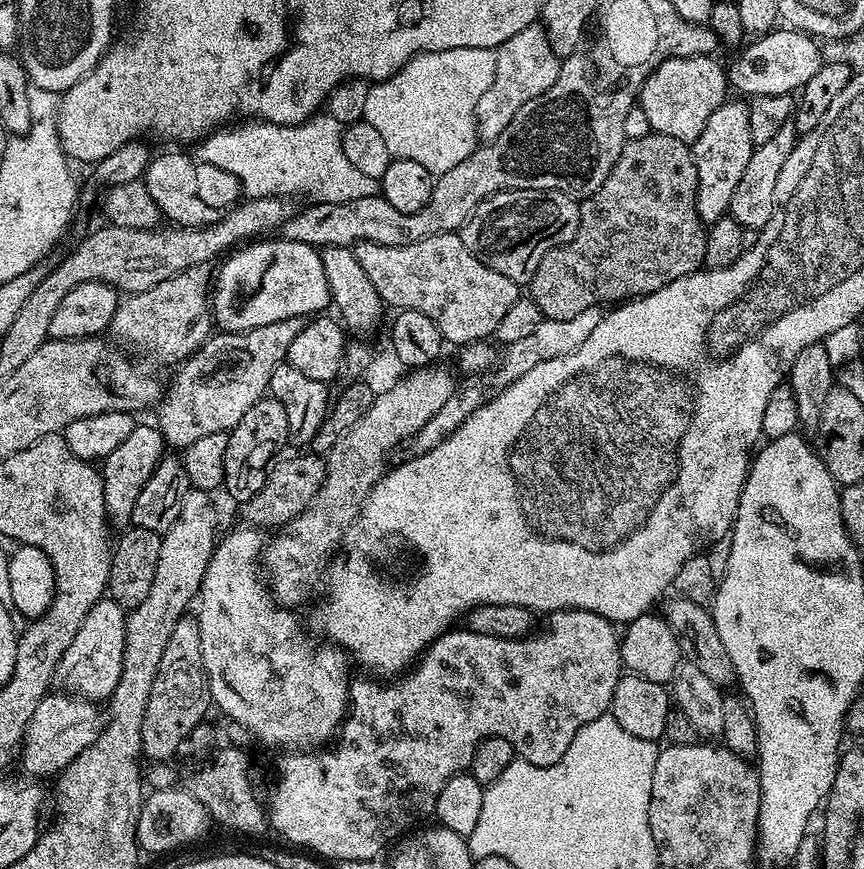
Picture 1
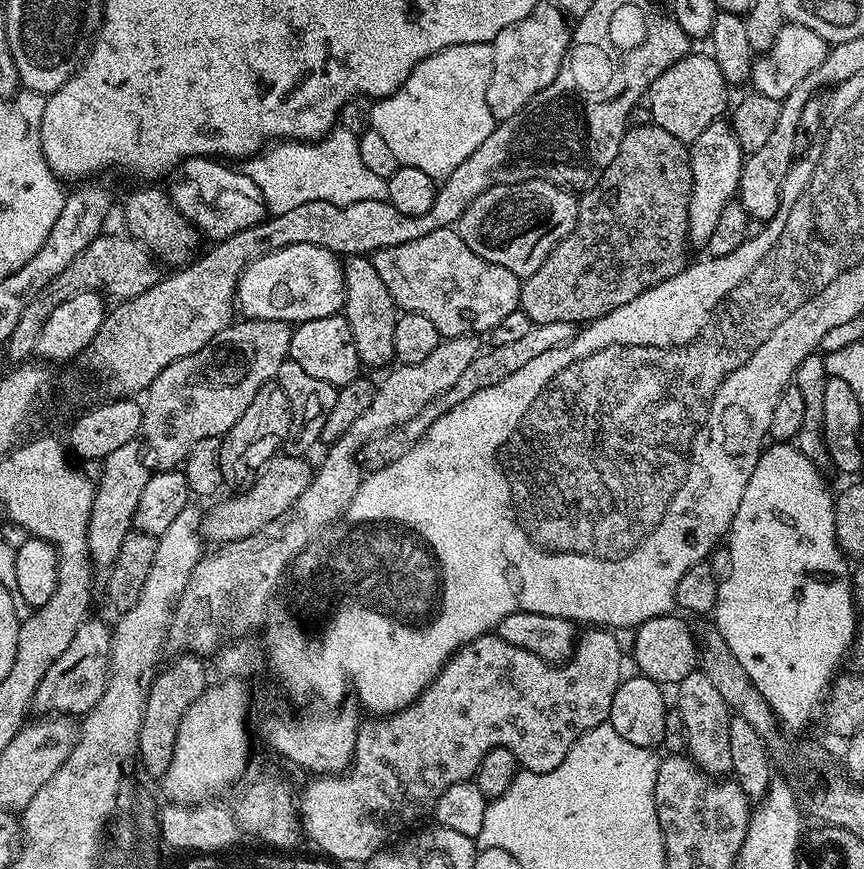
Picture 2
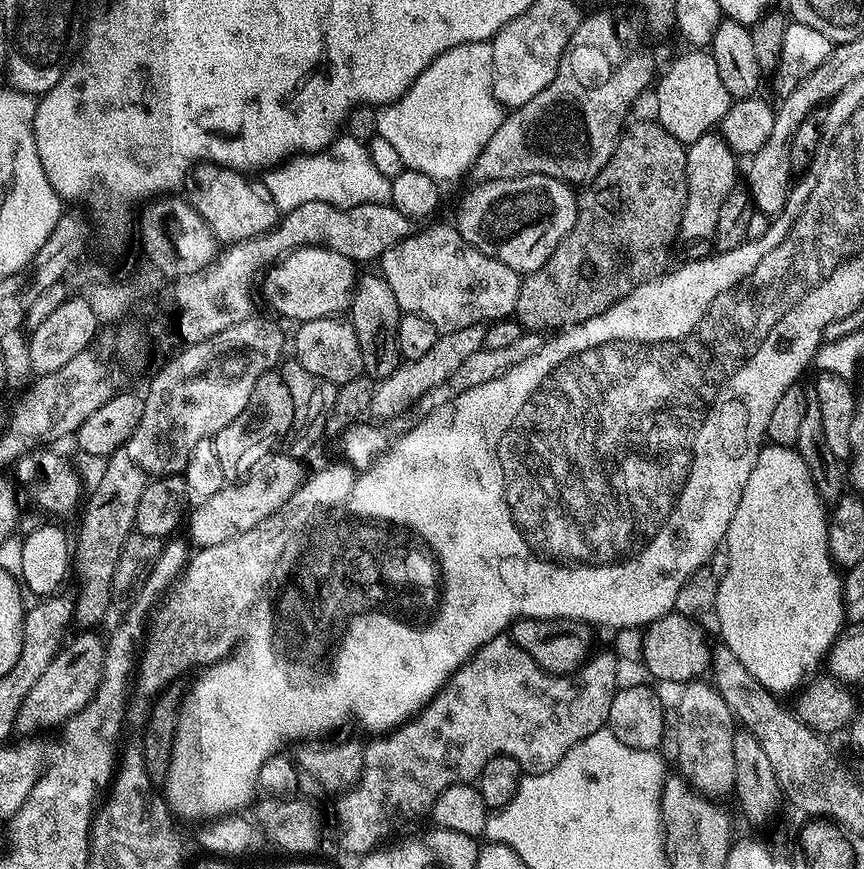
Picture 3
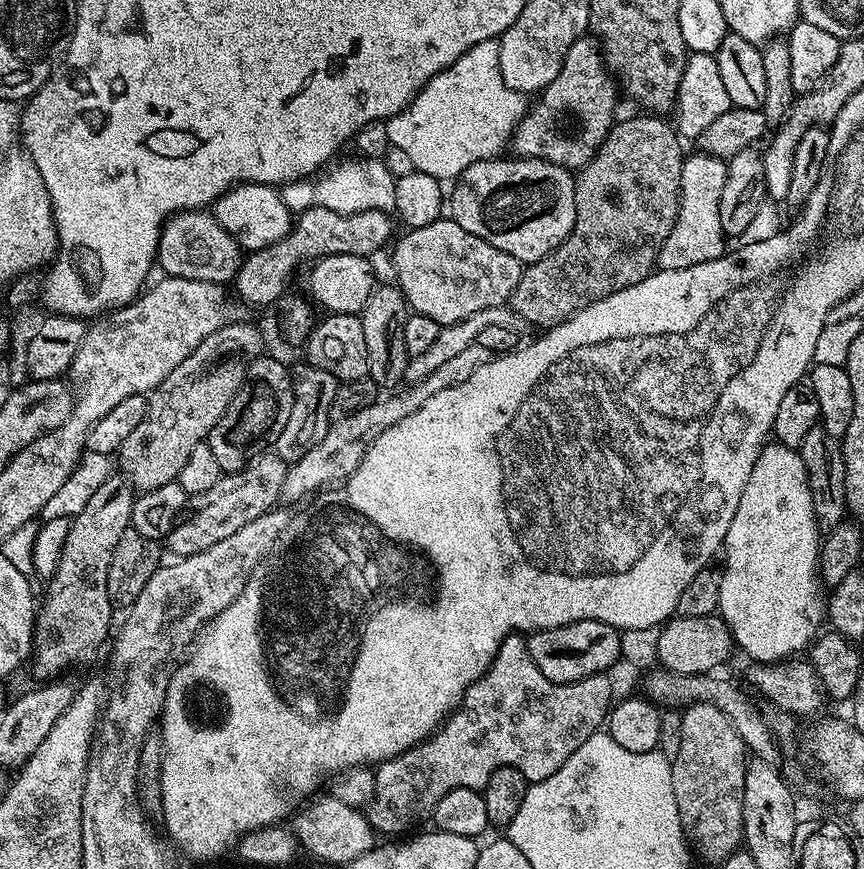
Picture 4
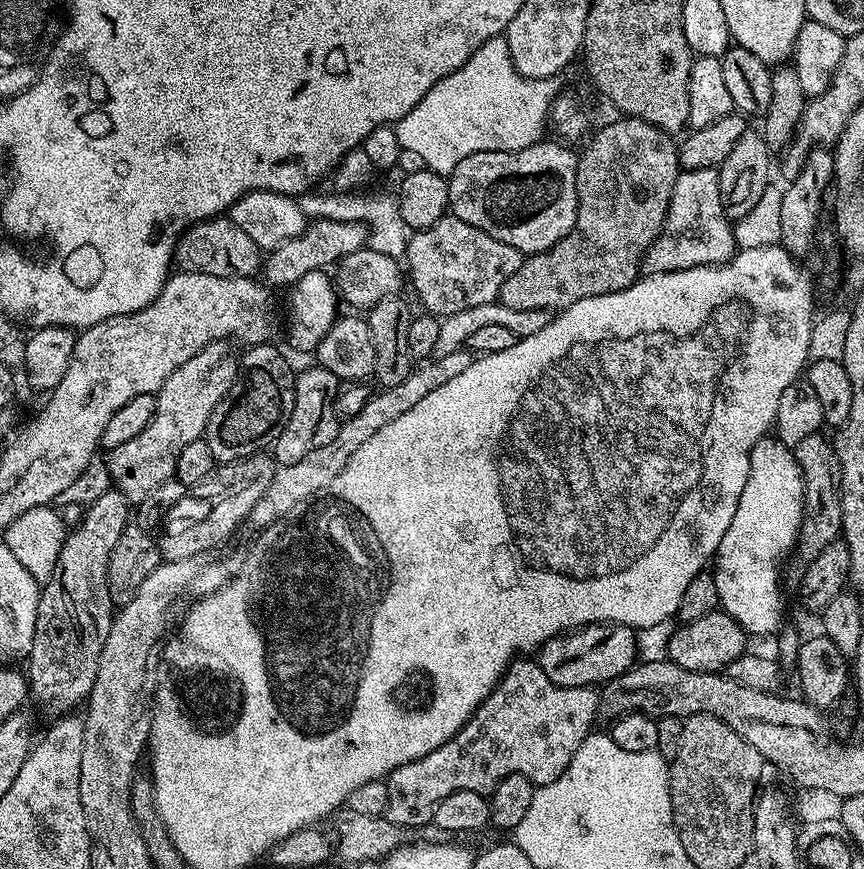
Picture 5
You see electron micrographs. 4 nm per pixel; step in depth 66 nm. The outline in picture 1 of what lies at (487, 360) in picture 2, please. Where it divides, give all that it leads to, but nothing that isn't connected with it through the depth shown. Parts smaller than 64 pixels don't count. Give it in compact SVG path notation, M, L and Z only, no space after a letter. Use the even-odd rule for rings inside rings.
M599 307L590 310L582 310L582 314L574 314L574 318L569 320L546 320L541 319L538 330L534 330L526 338L521 338L518 342L507 345L502 352L502 364L504 360L504 368L497 367L491 374L485 375L483 378L468 378L457 387L454 395L442 405L438 417L438 425L440 424L441 437L446 437L458 426L462 426L462 422L466 422L466 418L474 412L476 408L483 406L484 401L489 399L493 394L502 388L507 388L522 378L522 374L529 373L534 370L534 366L538 366L542 362L550 362L550 358L558 358L562 354L570 354L574 350L578 350L578 346L582 346L582 342L586 342L586 338L590 338L594 328L598 326L601 320L602 312Z

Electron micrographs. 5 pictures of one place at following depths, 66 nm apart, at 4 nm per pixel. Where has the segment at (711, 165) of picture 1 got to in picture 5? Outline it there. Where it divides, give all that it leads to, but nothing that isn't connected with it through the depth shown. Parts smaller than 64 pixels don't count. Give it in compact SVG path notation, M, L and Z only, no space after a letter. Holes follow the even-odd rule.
M716 168L681 171L662 230L644 256L643 271L657 276L663 272L685 272L698 266L724 264L738 251L733 227L722 206L719 171Z

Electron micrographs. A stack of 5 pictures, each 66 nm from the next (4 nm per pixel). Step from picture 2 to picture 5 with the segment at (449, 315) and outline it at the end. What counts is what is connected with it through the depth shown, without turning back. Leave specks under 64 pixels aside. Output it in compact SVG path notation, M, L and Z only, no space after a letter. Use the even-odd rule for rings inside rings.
M445 214L434 226L413 231L408 238L406 276L416 291L425 313L437 318L470 310L470 306L486 306L500 299L502 282L522 266L525 253L490 238L486 230L462 222L462 218Z

